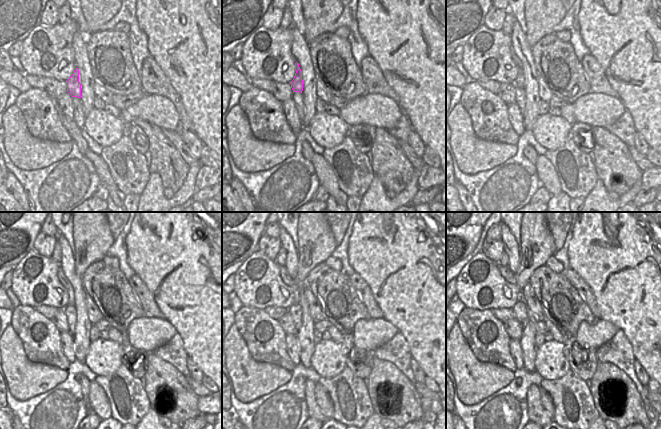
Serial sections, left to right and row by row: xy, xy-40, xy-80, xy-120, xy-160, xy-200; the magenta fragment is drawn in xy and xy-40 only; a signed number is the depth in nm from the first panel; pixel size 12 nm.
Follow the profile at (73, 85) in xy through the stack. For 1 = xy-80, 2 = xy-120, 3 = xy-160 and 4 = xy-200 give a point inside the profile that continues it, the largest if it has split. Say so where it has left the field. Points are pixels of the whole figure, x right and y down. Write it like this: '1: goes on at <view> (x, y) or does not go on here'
1: goes on at xy-80 (520, 80)
2: goes on at xy-120 (65, 282)
3: goes on at xy-160 (286, 278)
4: goes on at xy-200 (507, 274)

